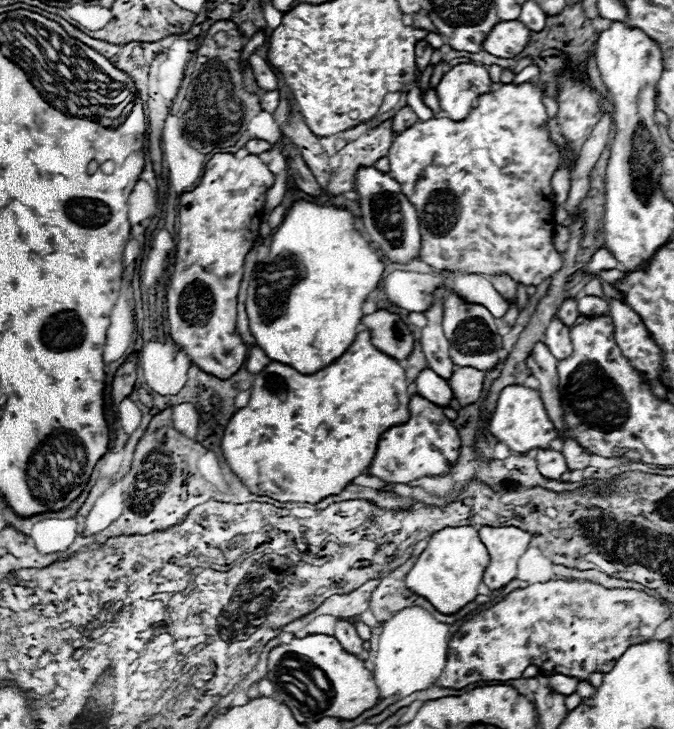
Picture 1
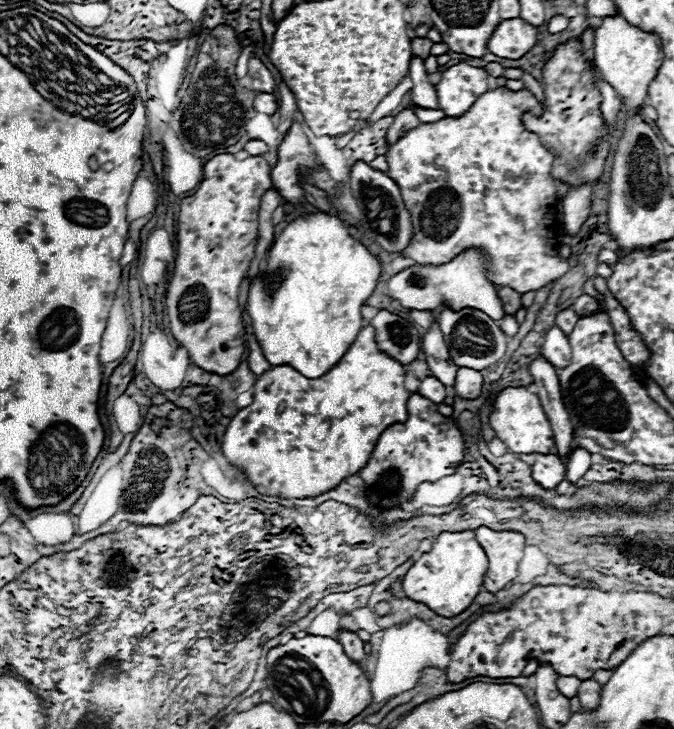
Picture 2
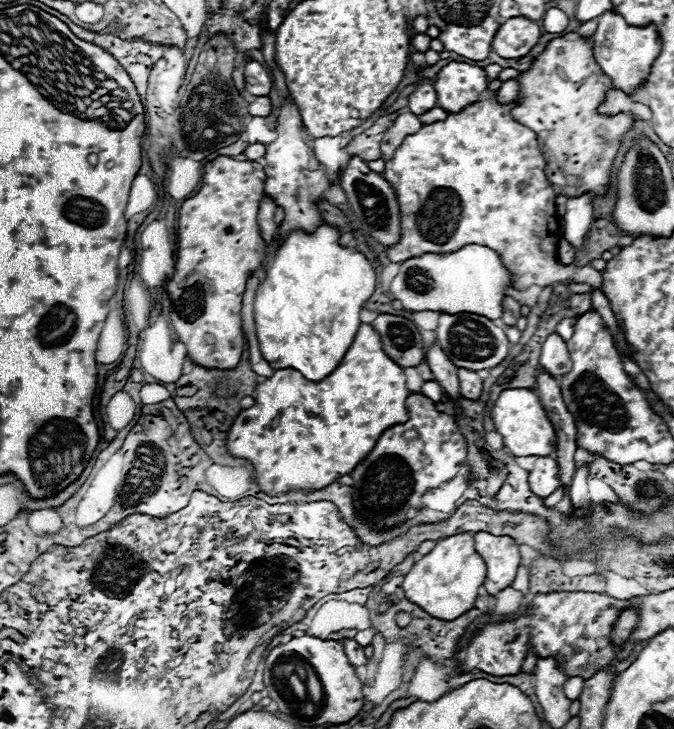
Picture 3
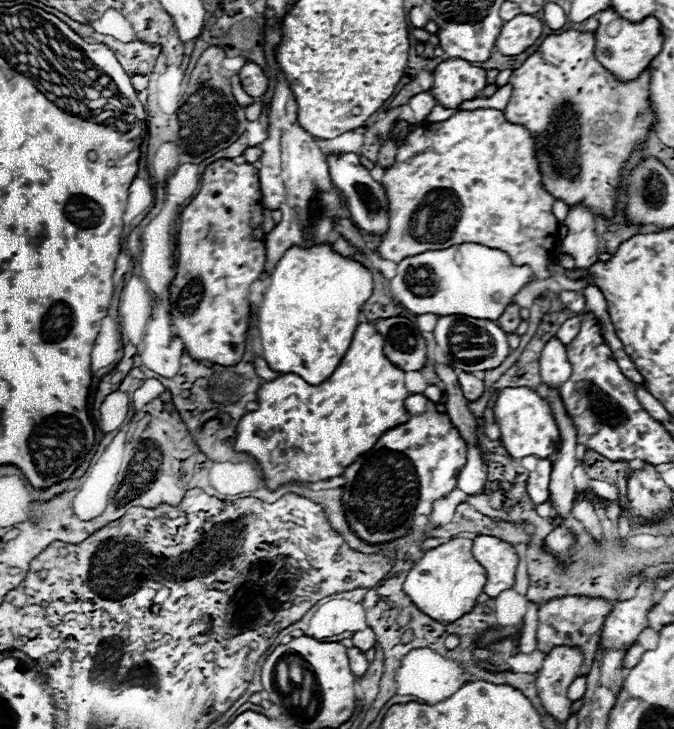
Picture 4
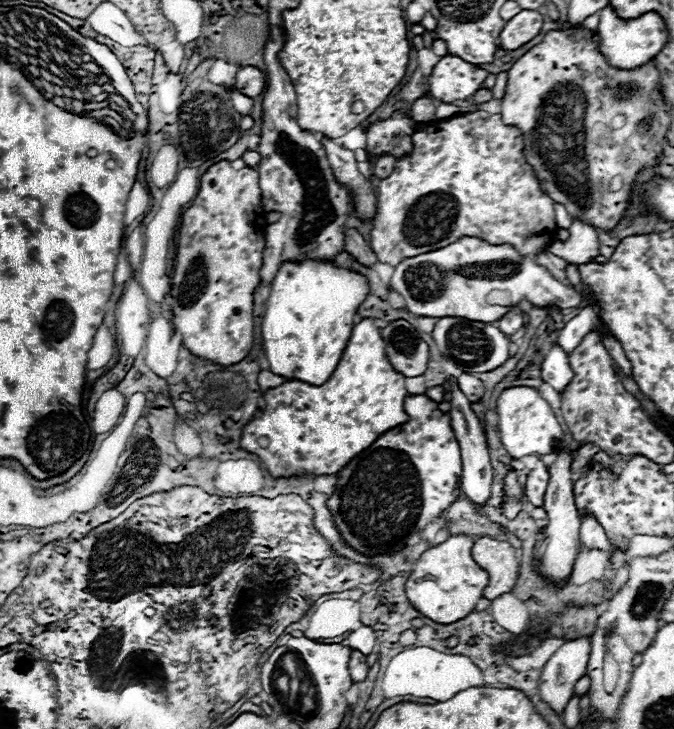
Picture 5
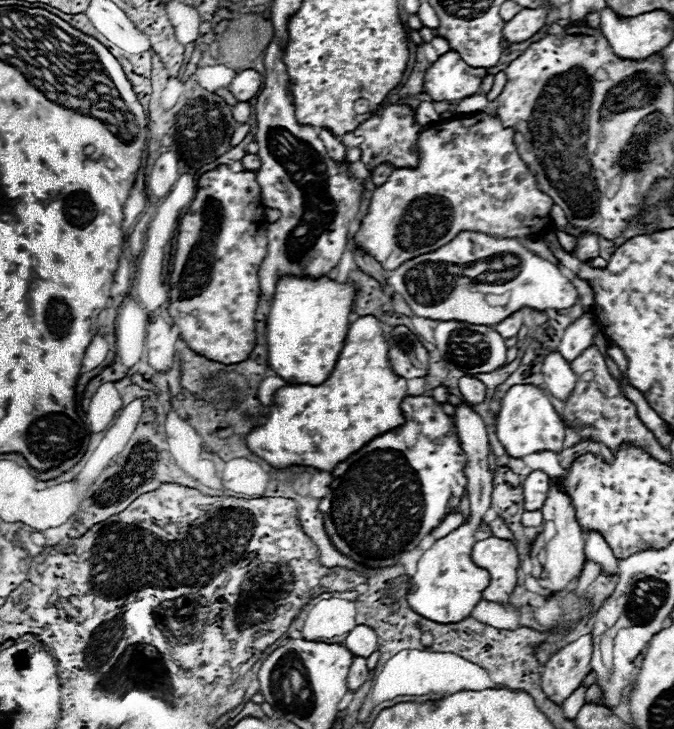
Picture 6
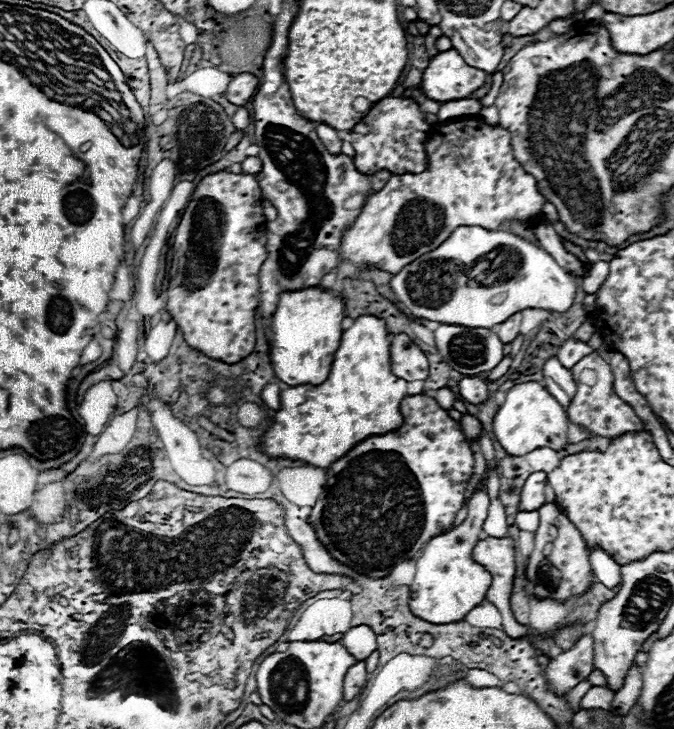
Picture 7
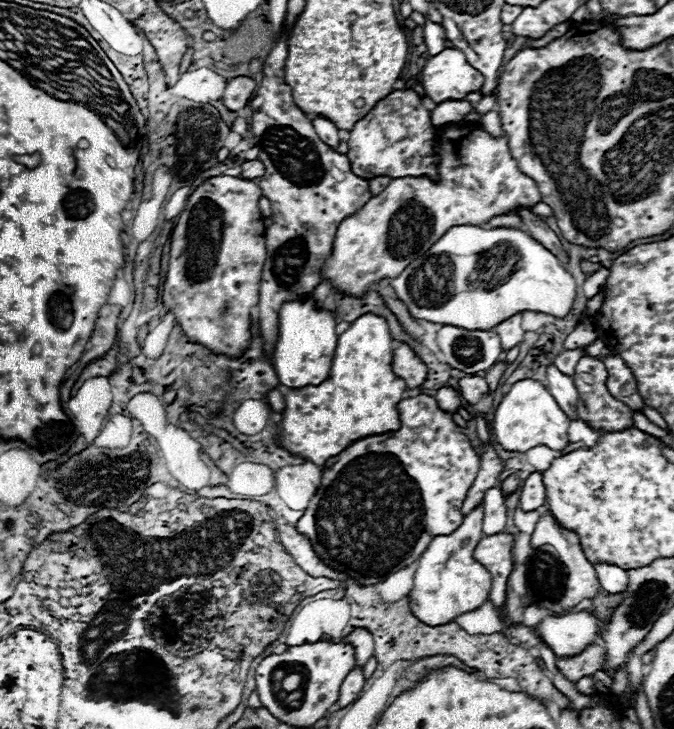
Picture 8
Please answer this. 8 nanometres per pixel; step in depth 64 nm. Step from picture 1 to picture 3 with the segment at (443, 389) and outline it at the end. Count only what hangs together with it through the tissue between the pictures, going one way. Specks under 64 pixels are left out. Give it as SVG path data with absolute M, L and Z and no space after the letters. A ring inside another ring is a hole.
M430 380L430 382L426 382L426 384L422 386L422 394L428 396L432 402L440 402L442 396L444 396L444 390L442 390L442 386L440 386L438 382Z

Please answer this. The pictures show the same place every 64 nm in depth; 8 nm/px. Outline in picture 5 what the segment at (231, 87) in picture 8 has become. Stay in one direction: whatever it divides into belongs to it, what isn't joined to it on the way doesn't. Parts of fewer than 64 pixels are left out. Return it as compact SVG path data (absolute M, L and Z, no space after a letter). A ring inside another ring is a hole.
M254 66L240 68L240 72L236 74L236 90L248 98L256 98L258 94L262 94L264 84L266 84L264 74Z

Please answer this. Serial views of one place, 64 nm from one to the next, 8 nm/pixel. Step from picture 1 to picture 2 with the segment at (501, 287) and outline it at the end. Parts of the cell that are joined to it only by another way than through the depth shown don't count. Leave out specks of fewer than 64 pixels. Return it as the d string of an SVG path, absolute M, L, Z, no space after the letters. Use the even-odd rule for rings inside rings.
M500 288L500 298L504 304L504 314L506 316L514 316L520 310L520 294L514 292L512 288Z

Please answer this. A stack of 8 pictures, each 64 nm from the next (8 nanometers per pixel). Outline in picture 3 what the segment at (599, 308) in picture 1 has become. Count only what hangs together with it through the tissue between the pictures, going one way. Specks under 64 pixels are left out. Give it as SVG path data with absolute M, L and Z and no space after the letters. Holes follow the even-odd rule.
M572 294L572 296L568 298L568 304L570 304L570 308L572 308L572 312L574 312L576 316L582 316L582 314L586 314L586 312L592 310L590 294Z

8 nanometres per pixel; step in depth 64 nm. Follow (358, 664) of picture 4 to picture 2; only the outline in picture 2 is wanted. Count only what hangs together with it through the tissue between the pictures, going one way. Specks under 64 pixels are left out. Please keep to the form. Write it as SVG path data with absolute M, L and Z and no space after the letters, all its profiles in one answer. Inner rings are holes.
M338 632L338 640L344 646L344 652L350 660L362 662L364 660L364 642L352 632Z

